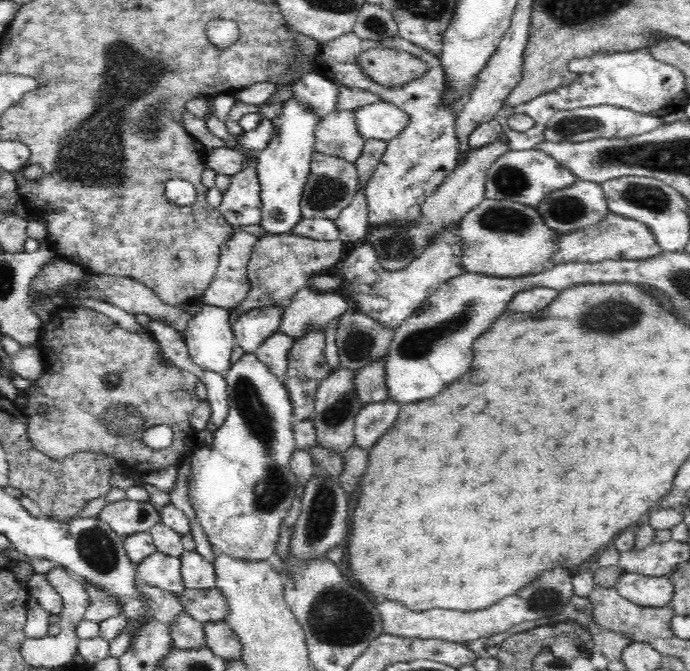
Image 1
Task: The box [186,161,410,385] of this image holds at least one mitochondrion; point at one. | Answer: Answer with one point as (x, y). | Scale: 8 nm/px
(327, 190)

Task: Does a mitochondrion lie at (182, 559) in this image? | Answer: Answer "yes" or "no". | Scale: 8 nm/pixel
no

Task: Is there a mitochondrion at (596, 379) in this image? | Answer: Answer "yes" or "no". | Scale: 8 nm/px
no

